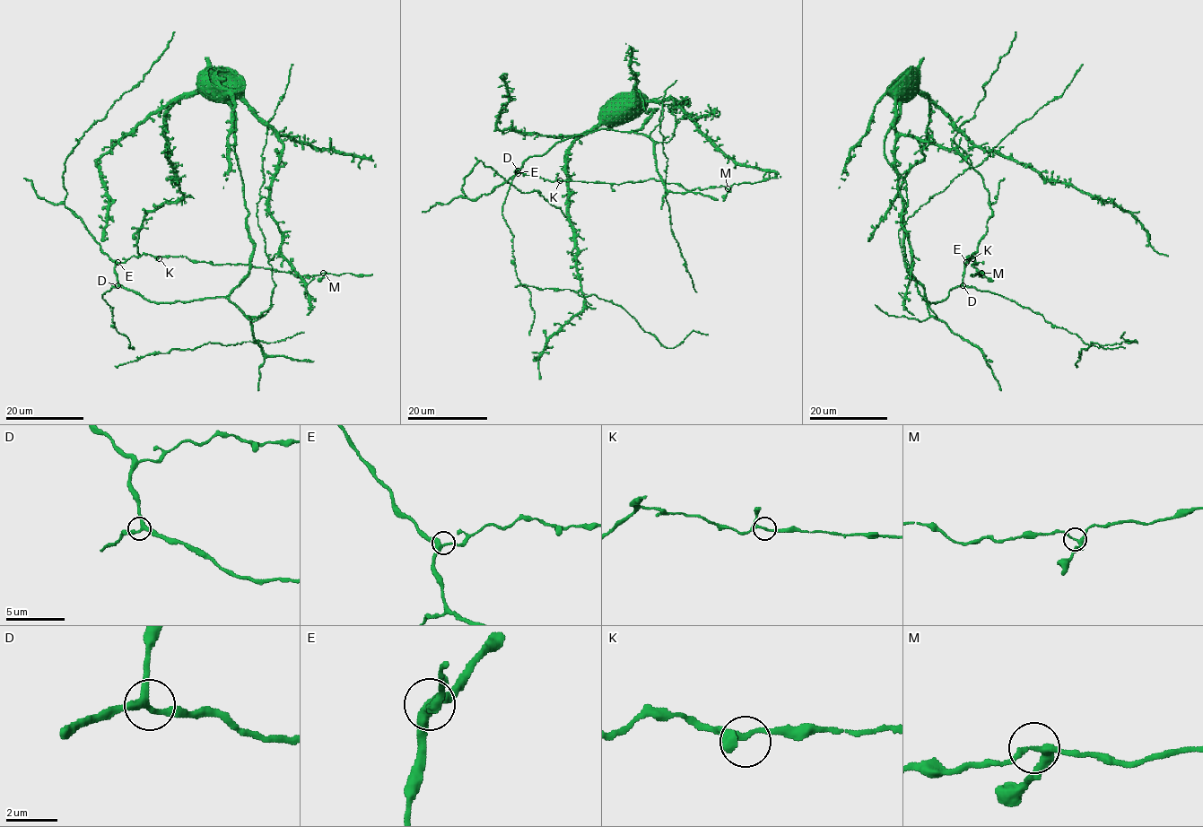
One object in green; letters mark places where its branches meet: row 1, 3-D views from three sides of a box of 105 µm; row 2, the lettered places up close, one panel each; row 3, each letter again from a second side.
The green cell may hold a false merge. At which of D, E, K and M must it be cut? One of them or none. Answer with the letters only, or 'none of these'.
none of these

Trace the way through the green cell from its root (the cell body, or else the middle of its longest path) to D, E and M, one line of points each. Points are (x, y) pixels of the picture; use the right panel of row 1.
D: (905, 256), (905, 268), (923, 286), (923, 298), (926, 301), (940, 302), (955, 286), (963, 285)
E: (905, 256), (906, 270), (923, 286), (923, 298), (928, 302), (942, 301), (950, 291), (963, 282), (966, 262)
M: (905, 256), (906, 270), (928, 302), (942, 301), (963, 282), (971, 254), (971, 265), (981, 273)

